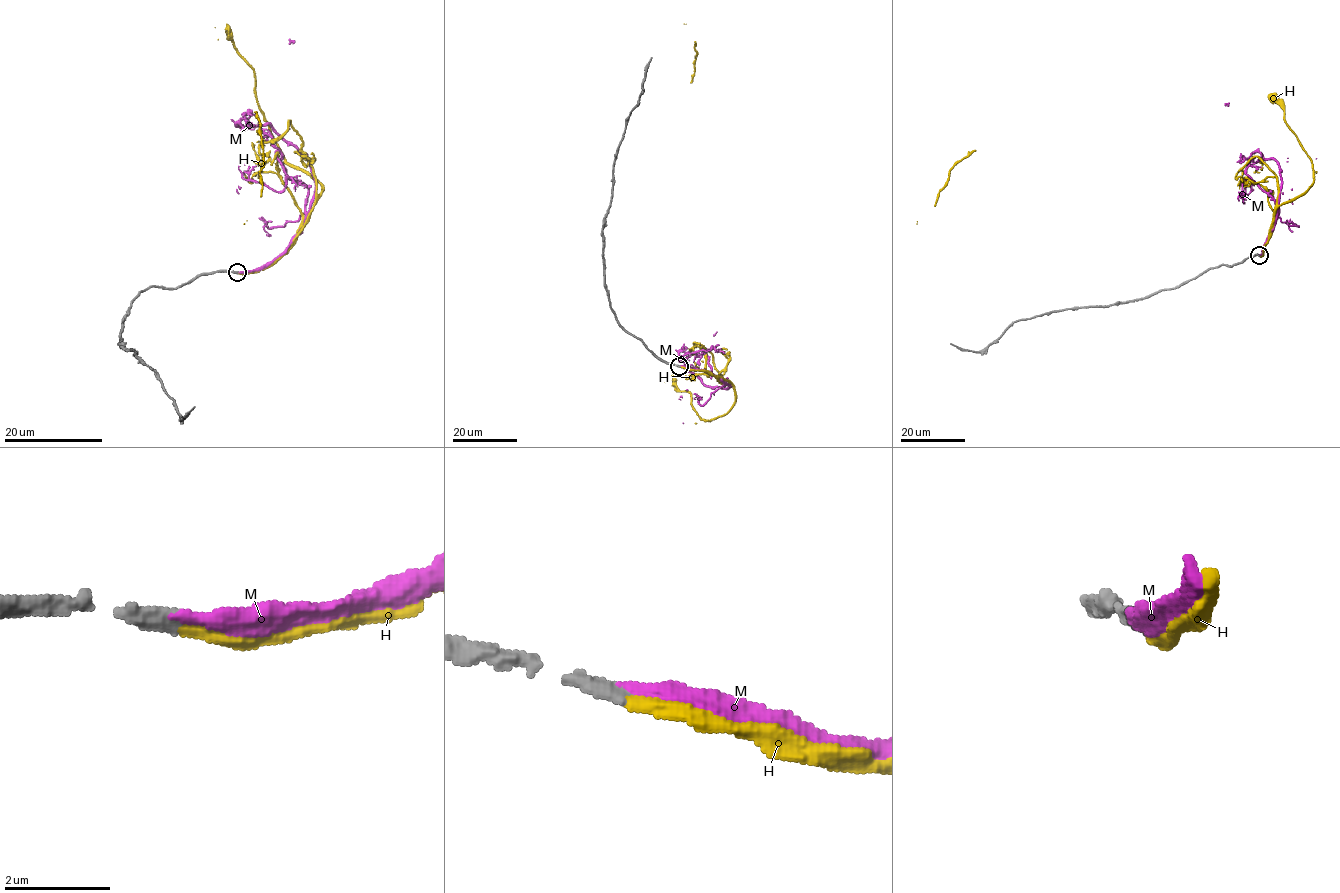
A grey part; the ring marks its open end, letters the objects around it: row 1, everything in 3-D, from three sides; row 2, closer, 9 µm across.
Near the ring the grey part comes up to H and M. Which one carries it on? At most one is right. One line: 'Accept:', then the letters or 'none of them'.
Accept: H

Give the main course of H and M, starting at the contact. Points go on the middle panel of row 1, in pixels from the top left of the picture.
H: (679, 366), (705, 370), (721, 382), (707, 374), (705, 350), (693, 341), (694, 41)
M: (679, 366), (706, 370), (730, 386), (706, 386), (687, 370), (679, 357), (685, 347), (717, 332)

